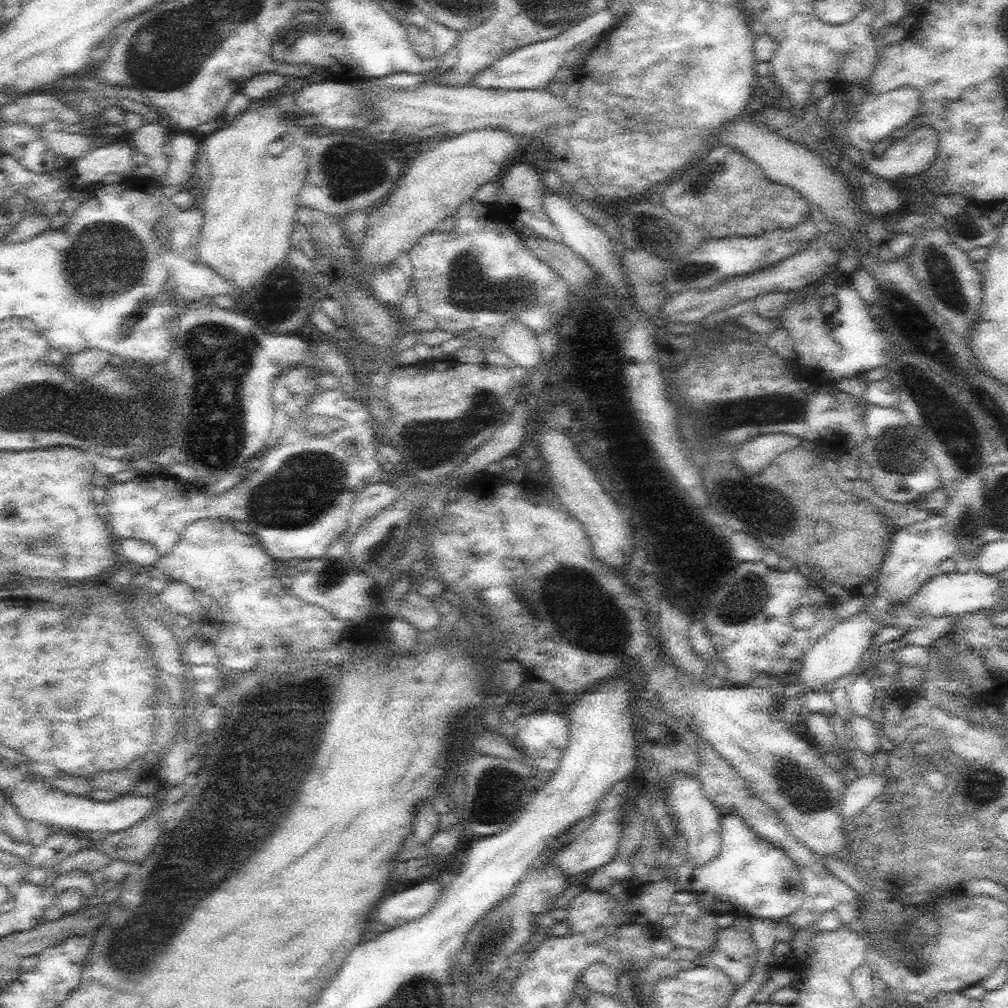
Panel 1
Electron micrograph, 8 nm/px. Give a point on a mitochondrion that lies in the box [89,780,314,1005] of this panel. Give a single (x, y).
(123, 964)

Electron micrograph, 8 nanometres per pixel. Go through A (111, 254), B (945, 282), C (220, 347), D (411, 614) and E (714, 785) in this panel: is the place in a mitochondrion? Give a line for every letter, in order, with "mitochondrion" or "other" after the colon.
A: mitochondrion
B: mitochondrion
C: mitochondrion
D: other
E: other

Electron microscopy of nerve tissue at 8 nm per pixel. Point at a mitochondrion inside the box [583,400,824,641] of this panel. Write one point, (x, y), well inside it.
(747, 600)

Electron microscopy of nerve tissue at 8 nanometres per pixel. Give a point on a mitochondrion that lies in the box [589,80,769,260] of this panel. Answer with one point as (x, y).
(646, 228)

